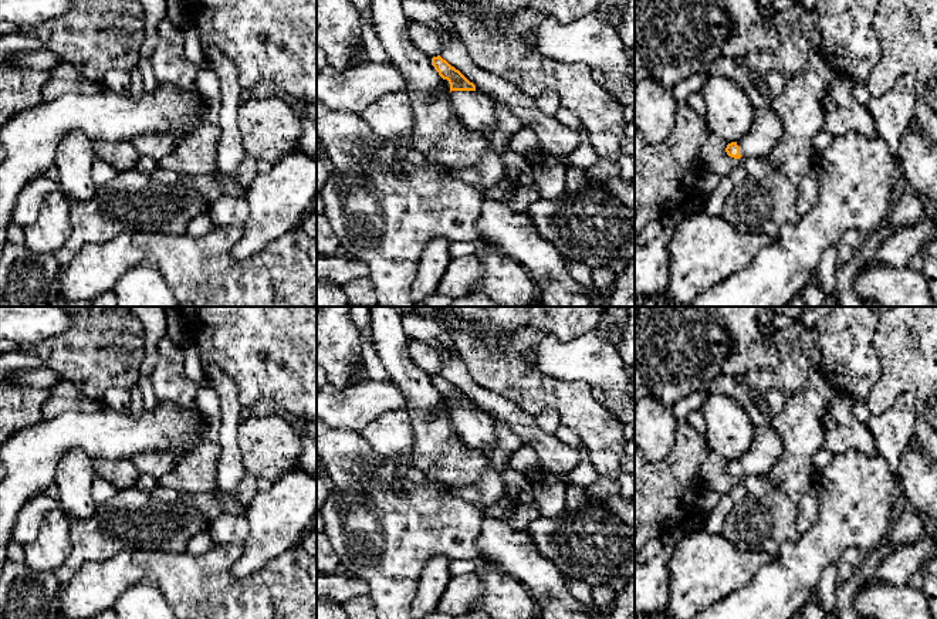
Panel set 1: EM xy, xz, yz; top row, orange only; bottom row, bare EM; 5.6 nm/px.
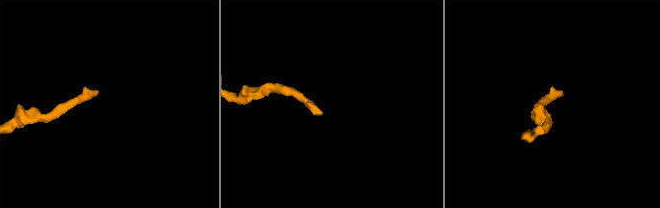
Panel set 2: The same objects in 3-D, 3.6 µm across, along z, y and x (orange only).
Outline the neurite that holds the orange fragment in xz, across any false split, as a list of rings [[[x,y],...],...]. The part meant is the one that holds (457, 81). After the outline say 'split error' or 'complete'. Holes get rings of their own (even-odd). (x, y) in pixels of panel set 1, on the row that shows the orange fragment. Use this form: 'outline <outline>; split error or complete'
outline [[[440,55],[432,58],[432,65],[443,80],[450,84],[450,102],[464,126],[481,133],[486,128],[498,128],[494,106],[495,102],[476,88],[459,70],[451,67]]]; split error

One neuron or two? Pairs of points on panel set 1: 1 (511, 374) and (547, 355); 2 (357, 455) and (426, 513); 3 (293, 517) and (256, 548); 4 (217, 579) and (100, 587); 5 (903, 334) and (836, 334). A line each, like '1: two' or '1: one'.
1: two
2: one
3: one
4: one
5: two

